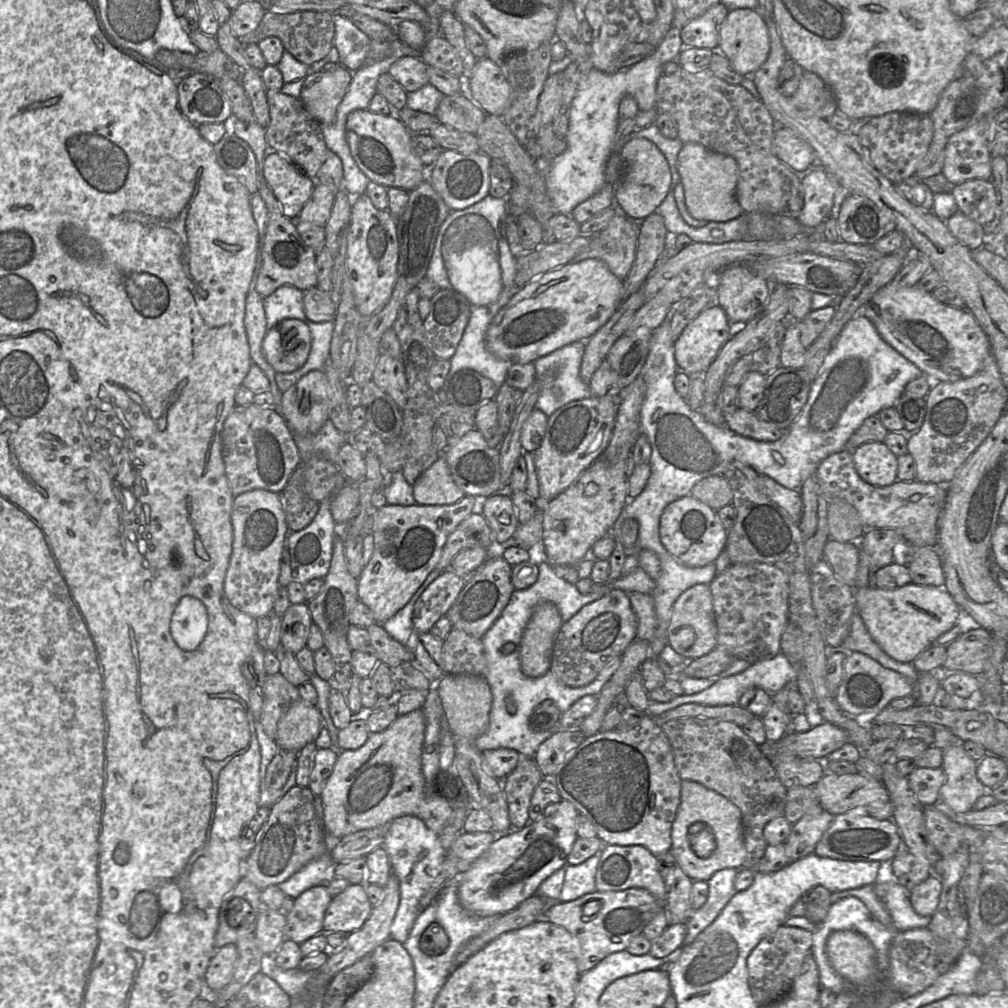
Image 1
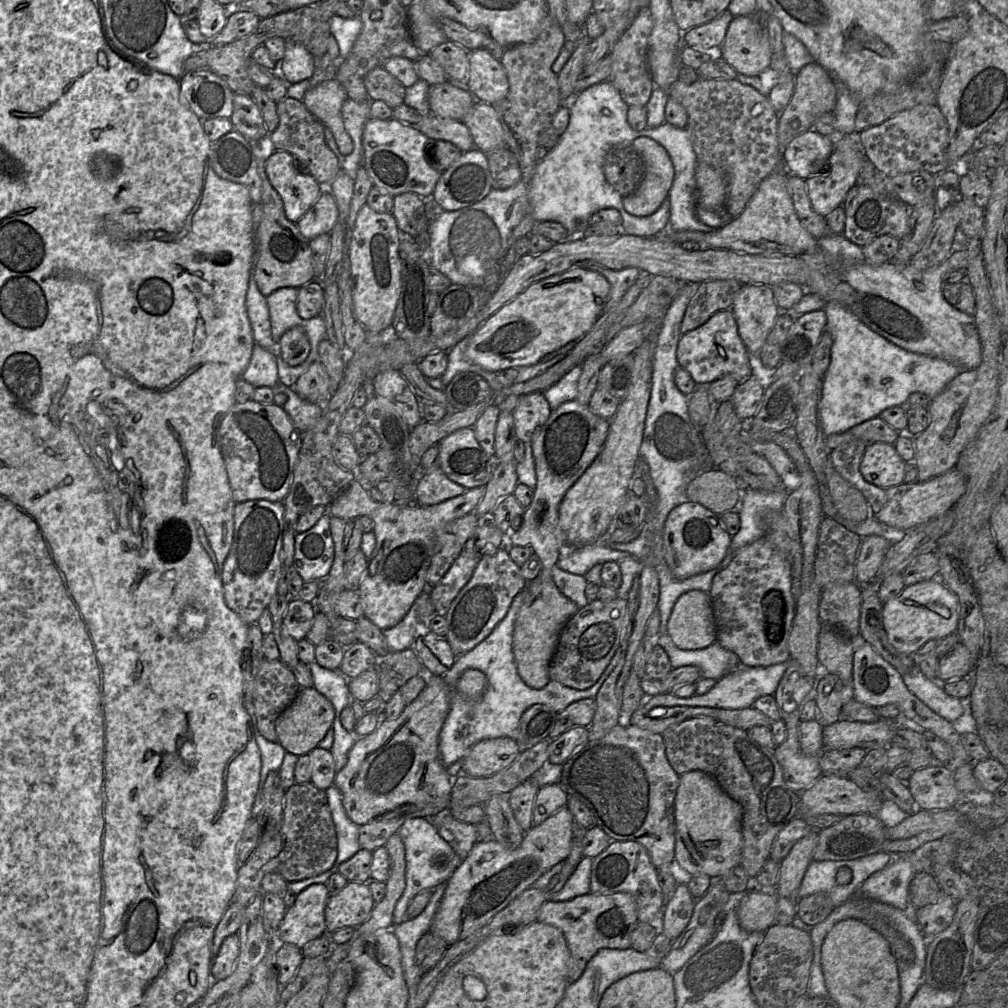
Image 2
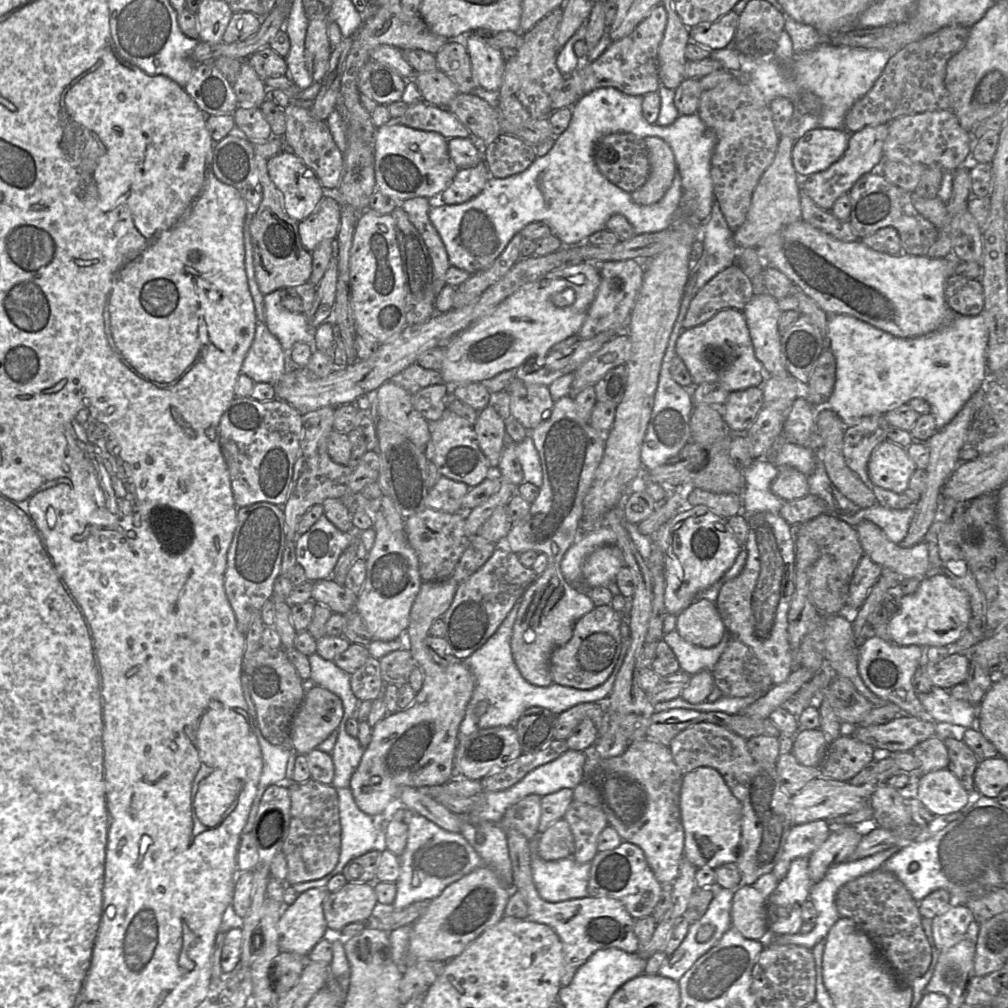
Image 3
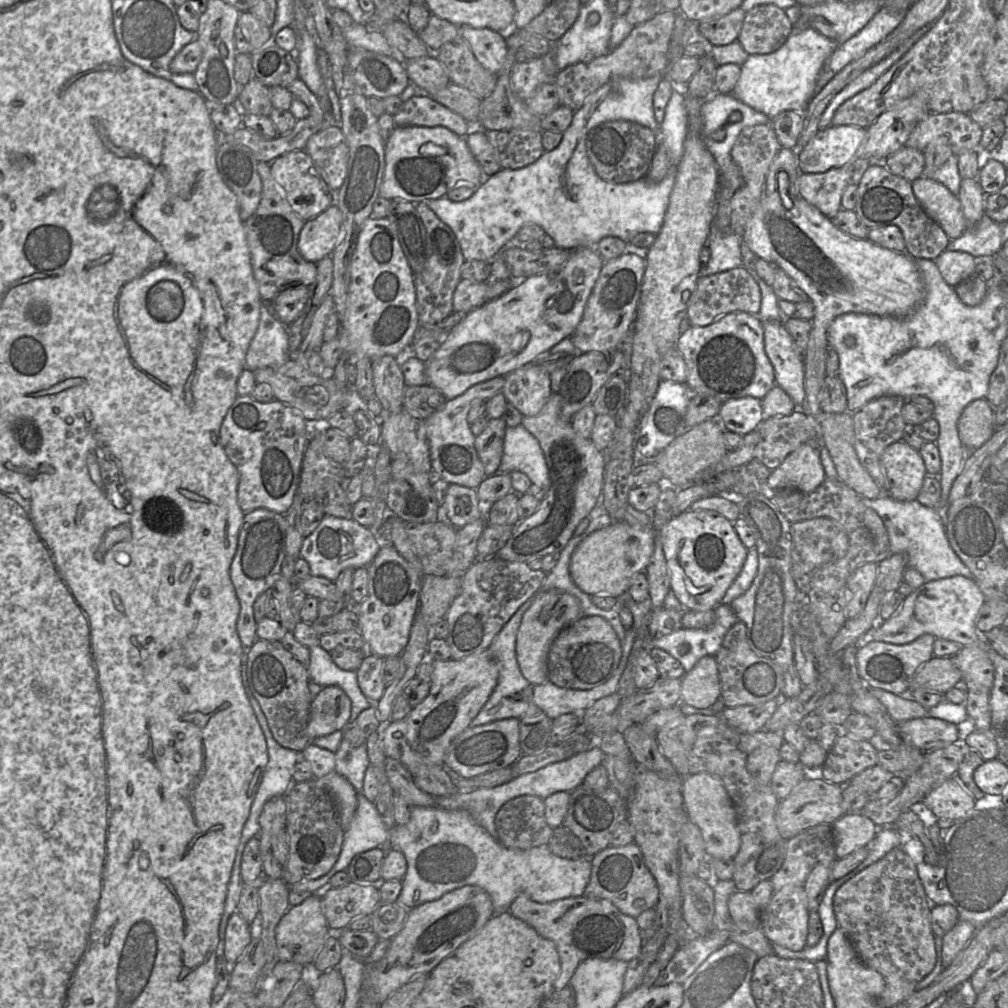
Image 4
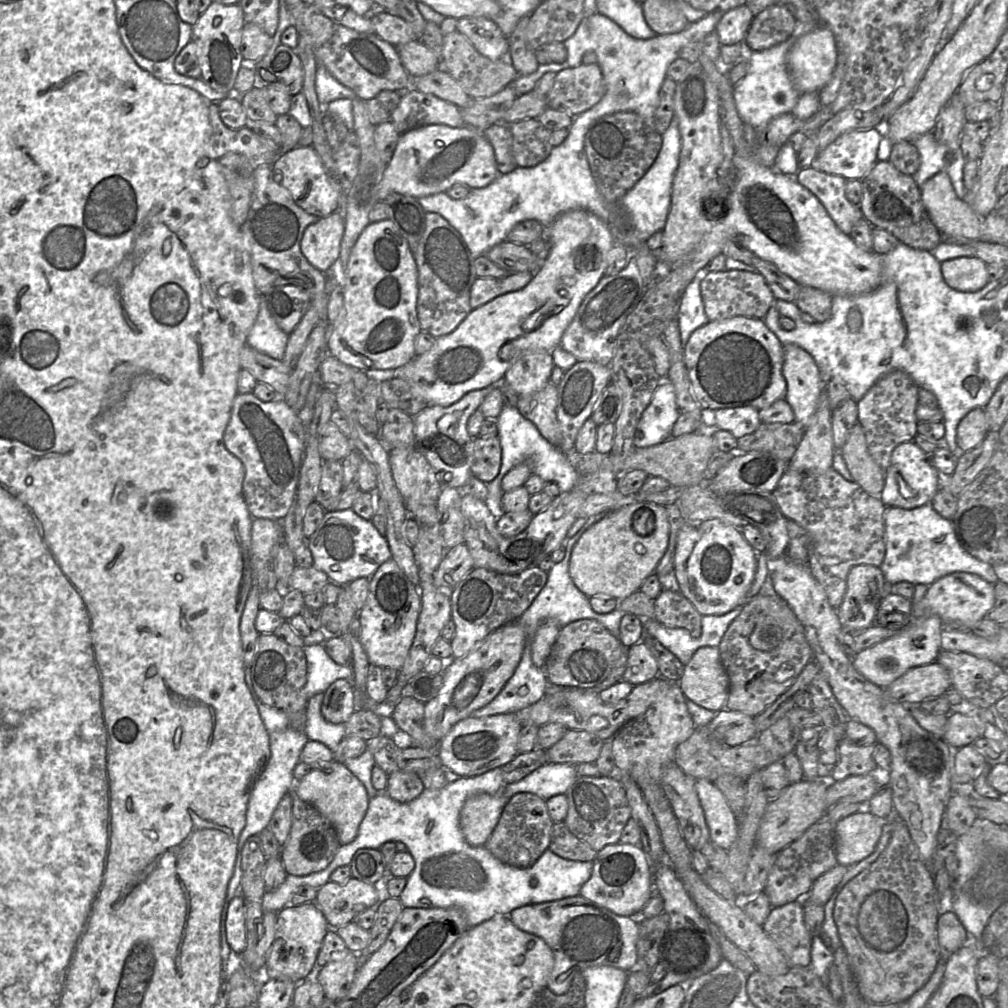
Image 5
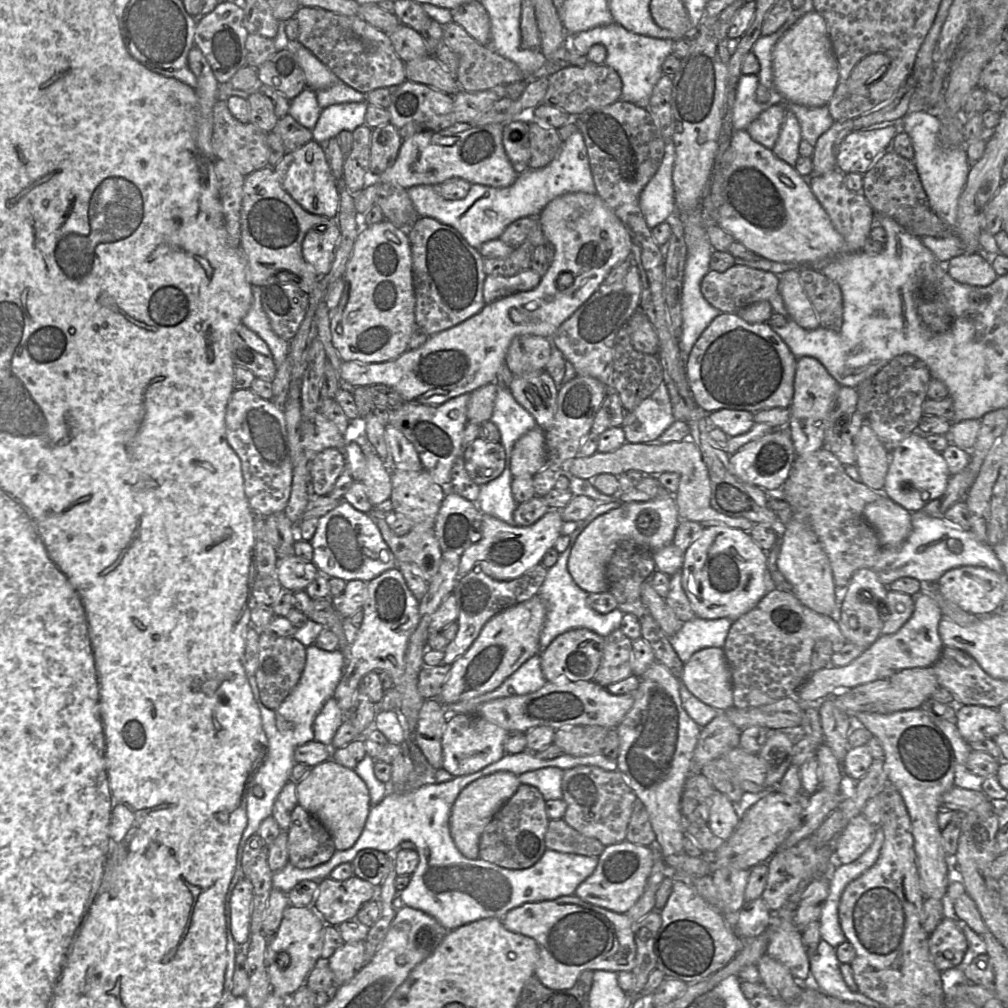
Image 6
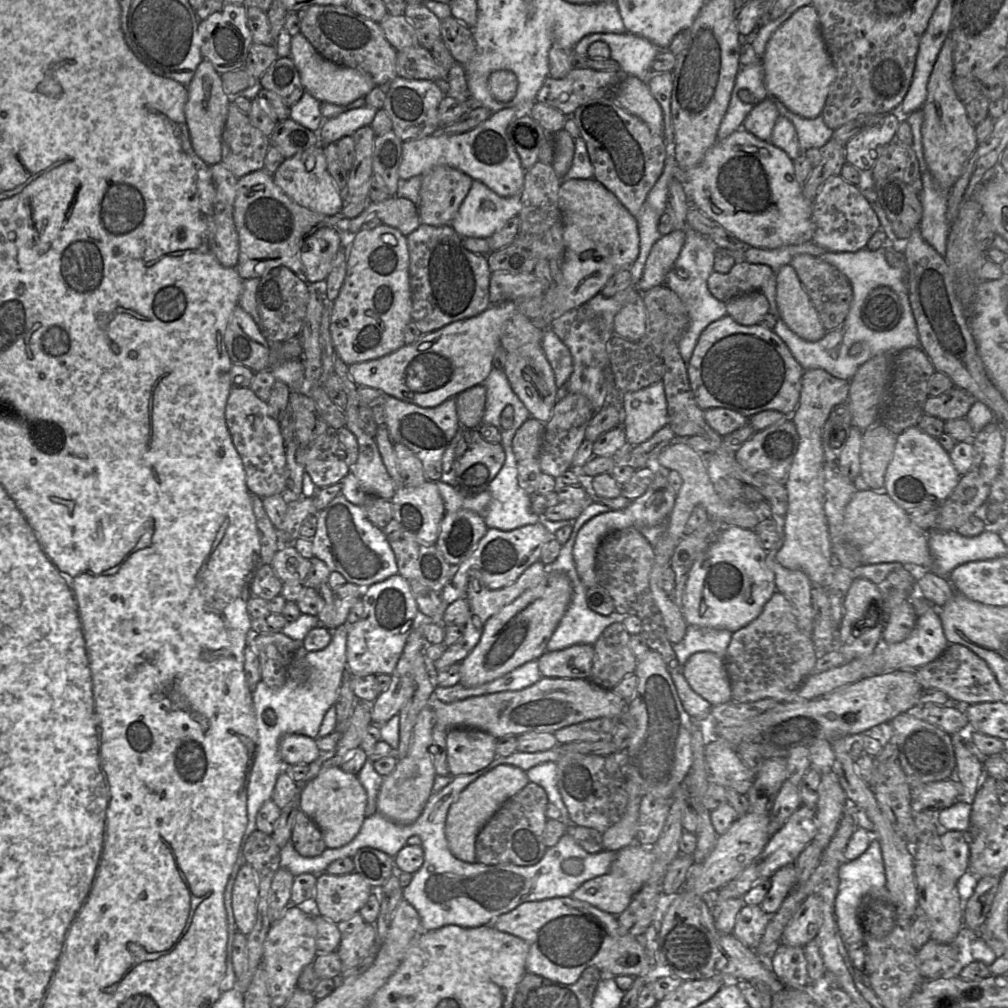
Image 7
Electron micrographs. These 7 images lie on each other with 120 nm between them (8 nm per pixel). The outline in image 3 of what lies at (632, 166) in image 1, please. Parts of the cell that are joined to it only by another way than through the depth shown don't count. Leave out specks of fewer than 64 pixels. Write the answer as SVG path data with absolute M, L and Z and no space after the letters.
M645 137L650 162L650 174L644 185L631 193L632 200L647 206L658 202L670 188L675 173L676 162L672 149L662 139Z

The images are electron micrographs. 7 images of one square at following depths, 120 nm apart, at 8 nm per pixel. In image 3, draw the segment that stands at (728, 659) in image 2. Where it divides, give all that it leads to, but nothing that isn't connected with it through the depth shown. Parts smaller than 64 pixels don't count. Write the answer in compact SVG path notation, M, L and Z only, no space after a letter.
M676 630L664 633L662 637L662 640L674 652L680 670L691 676L703 670L713 671L716 663L726 648L729 639L730 634L725 631L722 639L717 645L704 648L685 641Z

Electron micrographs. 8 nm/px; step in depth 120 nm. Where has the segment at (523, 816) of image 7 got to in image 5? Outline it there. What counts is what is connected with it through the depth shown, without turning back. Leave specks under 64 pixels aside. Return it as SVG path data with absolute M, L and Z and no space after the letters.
M528 792L517 793L504 807L498 824L484 846L501 862L528 868L548 849L553 824L546 800Z

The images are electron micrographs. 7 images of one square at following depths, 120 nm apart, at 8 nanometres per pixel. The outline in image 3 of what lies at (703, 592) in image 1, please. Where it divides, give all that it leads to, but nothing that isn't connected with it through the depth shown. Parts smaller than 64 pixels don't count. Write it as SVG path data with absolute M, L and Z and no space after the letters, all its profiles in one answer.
M700 599L677 615L675 630L690 644L709 648L720 642L726 628L715 603Z

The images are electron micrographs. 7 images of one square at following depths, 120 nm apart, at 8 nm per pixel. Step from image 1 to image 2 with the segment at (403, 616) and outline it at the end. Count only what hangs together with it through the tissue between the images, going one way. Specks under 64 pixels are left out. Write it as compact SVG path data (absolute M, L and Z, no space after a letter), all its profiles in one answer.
M417 604L412 607L405 617L394 627L383 630L390 652L403 651L413 648L414 641L421 630Z

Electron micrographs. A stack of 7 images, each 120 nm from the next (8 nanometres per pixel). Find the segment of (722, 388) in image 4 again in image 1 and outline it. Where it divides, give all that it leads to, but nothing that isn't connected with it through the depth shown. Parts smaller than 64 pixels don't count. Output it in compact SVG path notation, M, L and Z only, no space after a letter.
M707 307L685 327L674 342L674 357L678 369L690 376L703 376L732 335L733 325L722 307Z

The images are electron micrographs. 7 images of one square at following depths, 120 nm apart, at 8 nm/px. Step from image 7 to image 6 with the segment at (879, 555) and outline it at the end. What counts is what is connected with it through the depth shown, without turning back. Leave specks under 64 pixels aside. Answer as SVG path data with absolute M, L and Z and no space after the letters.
M885 494L867 504L863 511L866 521L874 528L882 548L901 546L911 533L911 512Z

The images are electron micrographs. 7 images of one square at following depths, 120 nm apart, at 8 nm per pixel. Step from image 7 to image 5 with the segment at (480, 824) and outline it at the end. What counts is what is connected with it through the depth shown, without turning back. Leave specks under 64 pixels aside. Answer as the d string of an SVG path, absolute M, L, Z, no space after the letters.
M503 788L495 794L480 793L466 800L460 812L460 828L468 844L486 844L508 801Z

